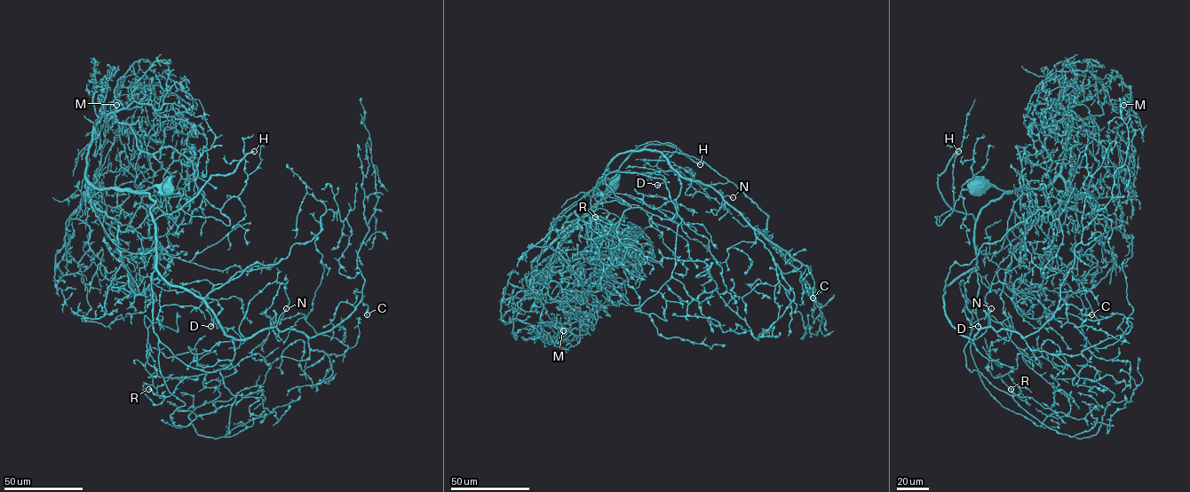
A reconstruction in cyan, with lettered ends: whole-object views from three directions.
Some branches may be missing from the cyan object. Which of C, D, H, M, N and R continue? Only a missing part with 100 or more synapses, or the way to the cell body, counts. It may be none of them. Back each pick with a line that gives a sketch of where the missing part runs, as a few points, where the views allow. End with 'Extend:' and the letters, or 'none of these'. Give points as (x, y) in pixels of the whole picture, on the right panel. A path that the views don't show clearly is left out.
C: (1091, 314), (1104, 314), (1113, 306), (1112, 274), (1121, 270), (1127, 262), (1123, 242), (1130, 225), (1129, 215)
H: (958, 151), (990, 126), (1001, 82), (1031, 64), (1044, 32), (1061, 28), (1097, 46), (1118, 40)
N: (991, 308), (1013, 273), (1029, 275), (1029, 291), (1018, 301), (1026, 311), (1026, 332), (1033, 347), (1029, 352)
Extend: C, H, N

